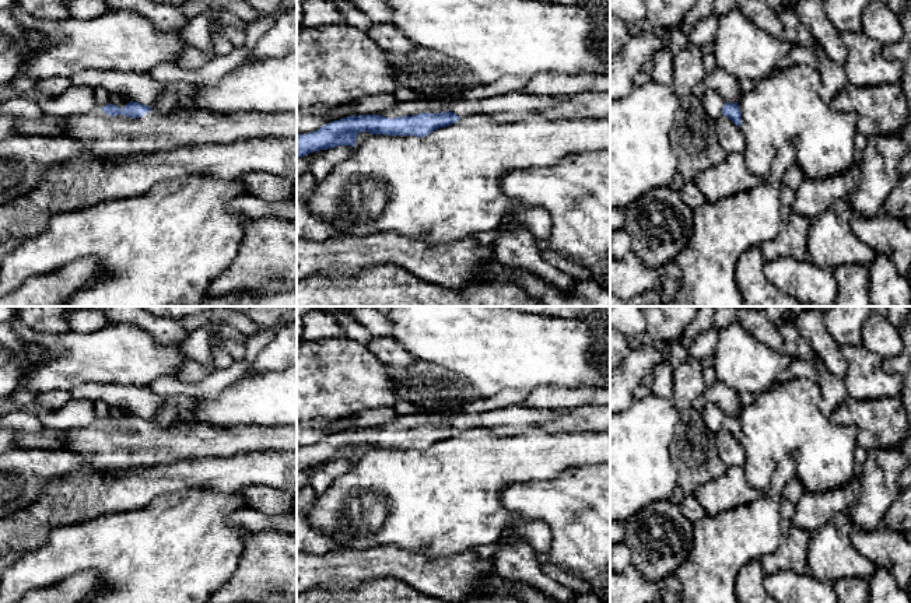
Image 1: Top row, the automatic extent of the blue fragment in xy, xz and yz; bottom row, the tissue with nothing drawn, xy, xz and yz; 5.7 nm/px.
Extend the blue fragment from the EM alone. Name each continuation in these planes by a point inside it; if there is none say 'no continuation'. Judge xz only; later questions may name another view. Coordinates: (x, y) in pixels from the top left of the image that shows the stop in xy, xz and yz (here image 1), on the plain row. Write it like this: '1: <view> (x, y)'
1: xz (514, 420)

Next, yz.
1: yz (732, 453)

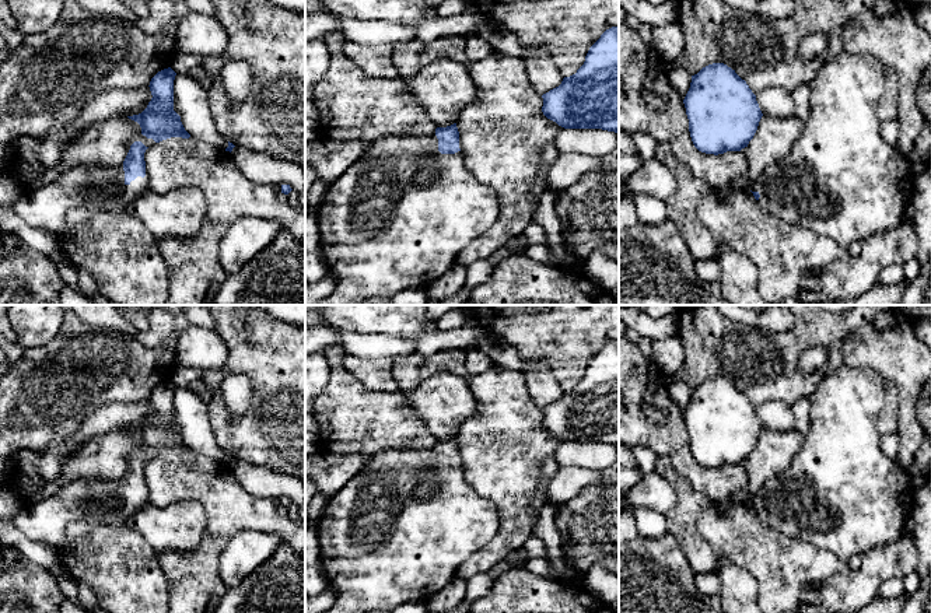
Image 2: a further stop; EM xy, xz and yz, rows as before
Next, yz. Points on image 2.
1: yz (842, 493)

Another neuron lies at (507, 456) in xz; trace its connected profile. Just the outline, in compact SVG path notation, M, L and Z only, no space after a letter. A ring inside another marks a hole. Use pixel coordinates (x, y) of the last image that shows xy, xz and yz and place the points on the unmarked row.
M494 365L486 372L470 375L468 382L476 399L476 414L456 434L462 472L480 497L496 504L500 528L482 550L458 568L456 575L465 581L487 572L533 536L540 509L550 502L547 486L560 469L554 452L563 442L543 428L543 411L535 406L524 372Z

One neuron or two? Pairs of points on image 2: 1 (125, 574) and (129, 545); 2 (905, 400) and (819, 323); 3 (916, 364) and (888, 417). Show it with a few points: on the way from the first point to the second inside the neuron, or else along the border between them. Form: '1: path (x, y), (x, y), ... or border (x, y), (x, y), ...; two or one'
1: path (125, 567), (125, 552); one
2: border (867, 322), (843, 339), (843, 363); two
3: border (885, 379), (898, 393), (898, 431); two

